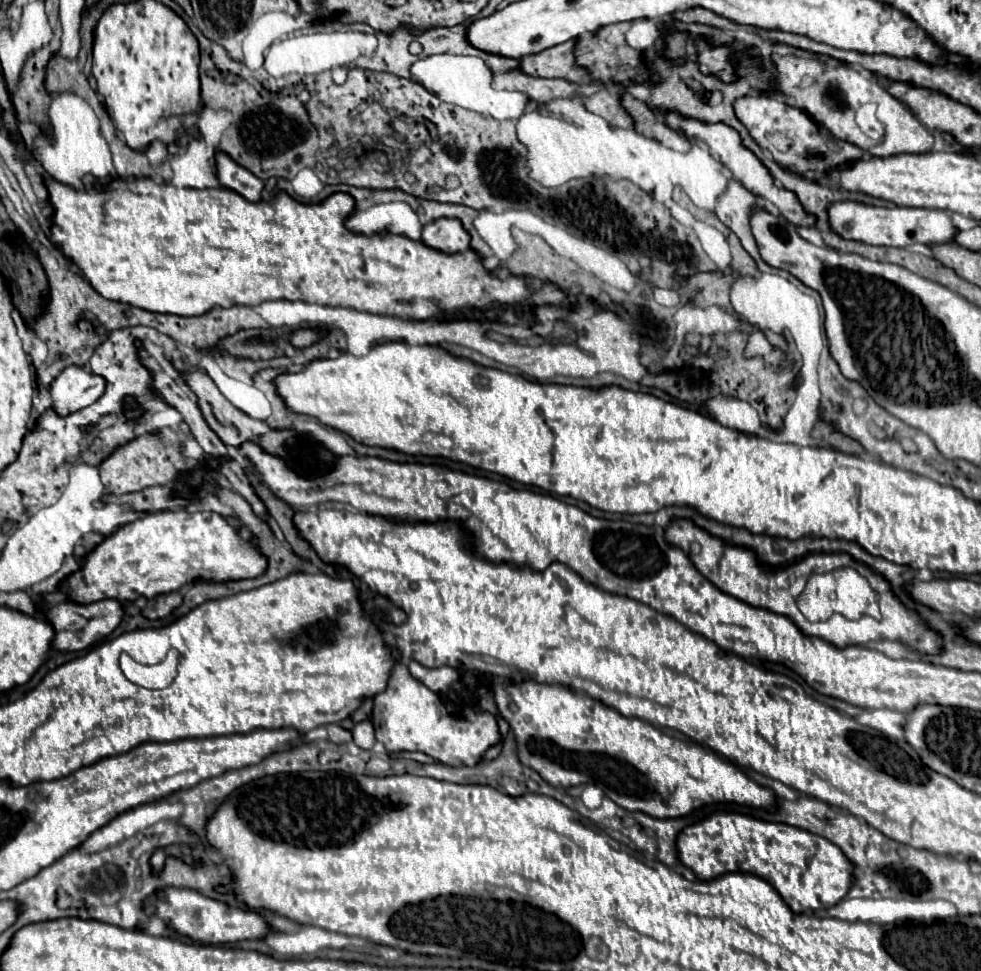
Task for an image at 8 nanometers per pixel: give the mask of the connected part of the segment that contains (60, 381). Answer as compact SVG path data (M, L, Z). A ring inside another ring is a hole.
M67 366L51 384L53 410L67 416L85 408L105 392L105 384L103 376L87 372L85 366Z

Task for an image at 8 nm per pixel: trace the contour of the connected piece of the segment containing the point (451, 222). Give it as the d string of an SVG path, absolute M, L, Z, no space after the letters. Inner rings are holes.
M437 218L423 228L423 242L441 252L465 252L471 236L459 218Z

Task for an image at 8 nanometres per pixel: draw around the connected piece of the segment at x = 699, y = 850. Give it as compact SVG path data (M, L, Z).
M717 810L707 818L685 826L683 832L679 832L679 840L675 842L675 846L679 848L681 864L691 868L699 880L713 880L725 872L755 874L767 880L781 894L787 906L797 914L809 910L827 910L843 900L851 888L851 862L835 844L831 844L823 836L815 836L803 828L791 828L783 822L765 822L747 814Z

